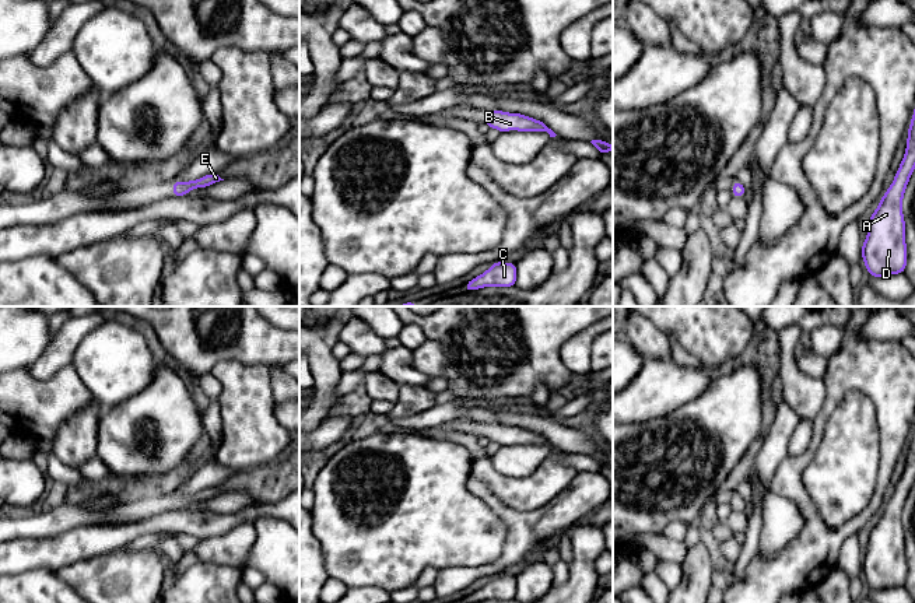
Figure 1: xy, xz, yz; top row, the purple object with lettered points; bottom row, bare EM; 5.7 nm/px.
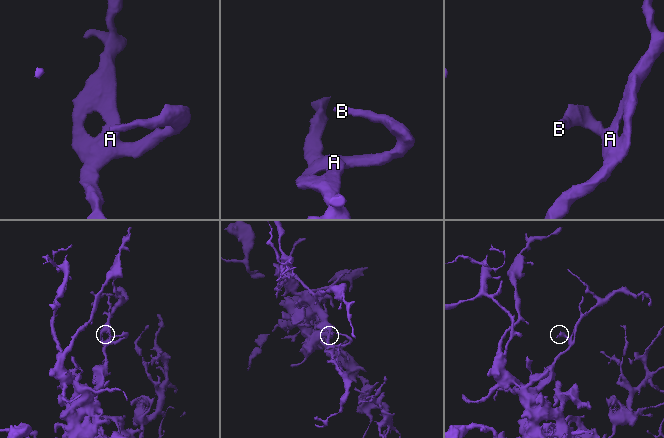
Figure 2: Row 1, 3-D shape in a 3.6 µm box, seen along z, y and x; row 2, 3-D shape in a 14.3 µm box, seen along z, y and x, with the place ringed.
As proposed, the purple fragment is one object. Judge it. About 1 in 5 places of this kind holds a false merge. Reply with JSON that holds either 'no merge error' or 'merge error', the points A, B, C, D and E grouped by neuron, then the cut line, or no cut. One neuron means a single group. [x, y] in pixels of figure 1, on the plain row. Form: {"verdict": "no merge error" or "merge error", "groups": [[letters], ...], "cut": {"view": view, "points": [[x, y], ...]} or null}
{"verdict": "no merge error", "groups": [["A", "B", "C", "D", "E"]], "cut": null}

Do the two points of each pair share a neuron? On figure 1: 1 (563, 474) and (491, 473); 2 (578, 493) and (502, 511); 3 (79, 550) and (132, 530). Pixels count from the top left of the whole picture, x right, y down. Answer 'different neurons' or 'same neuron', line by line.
1: same neuron
2: same neuron
3: same neuron

